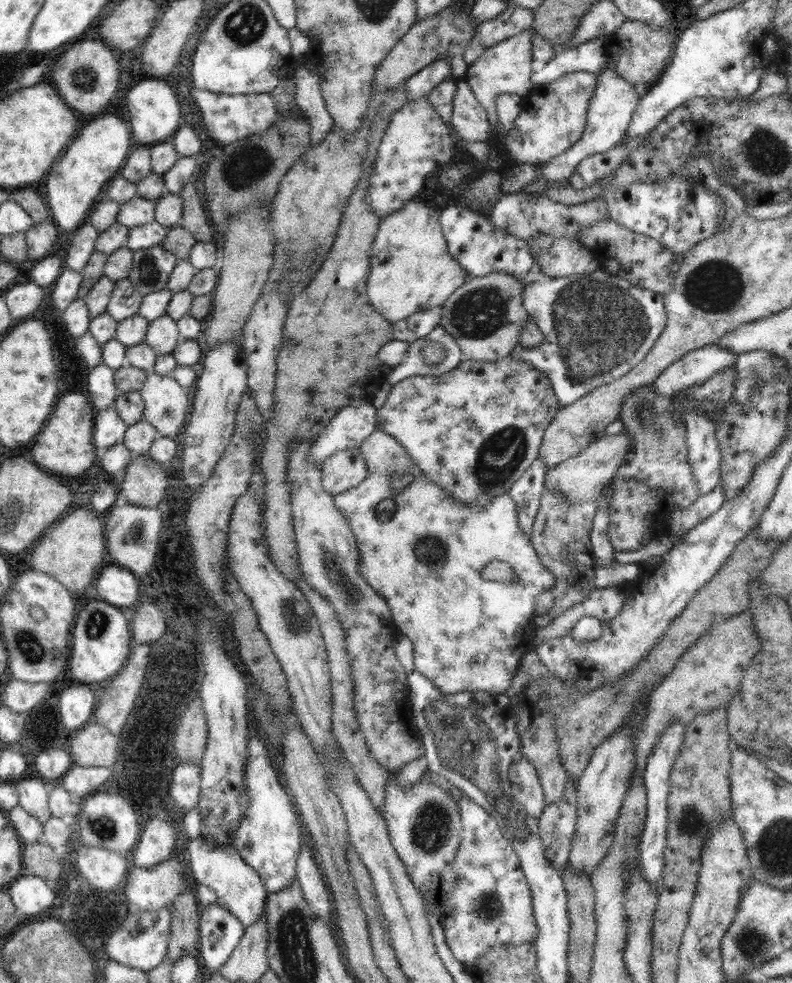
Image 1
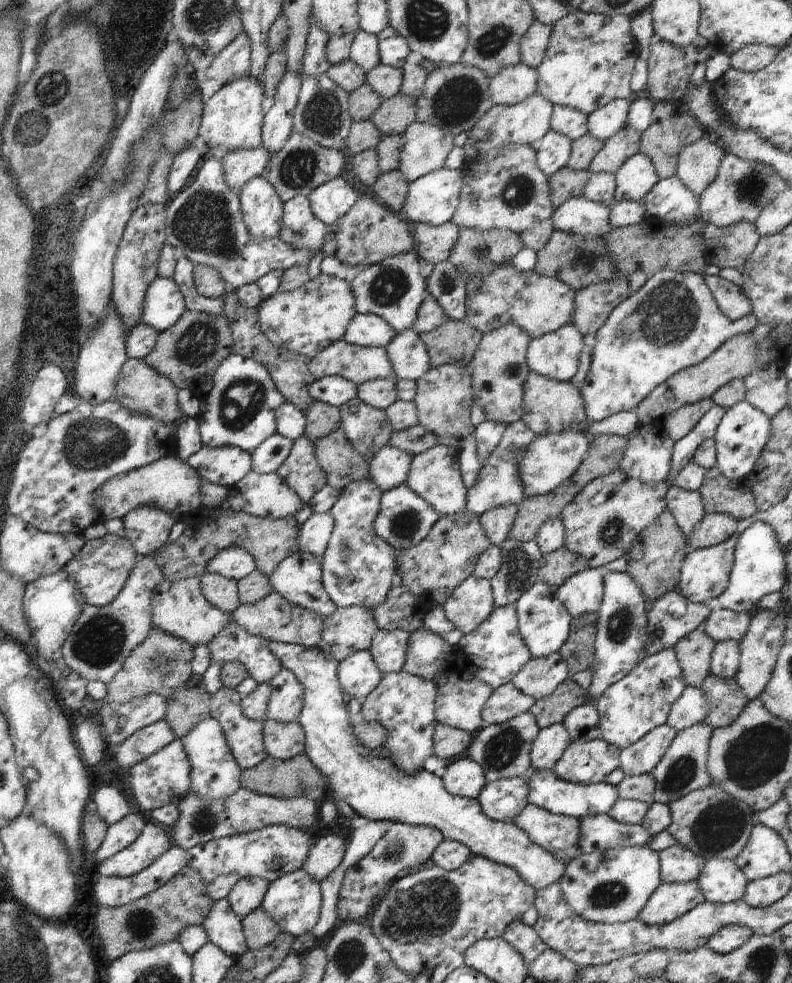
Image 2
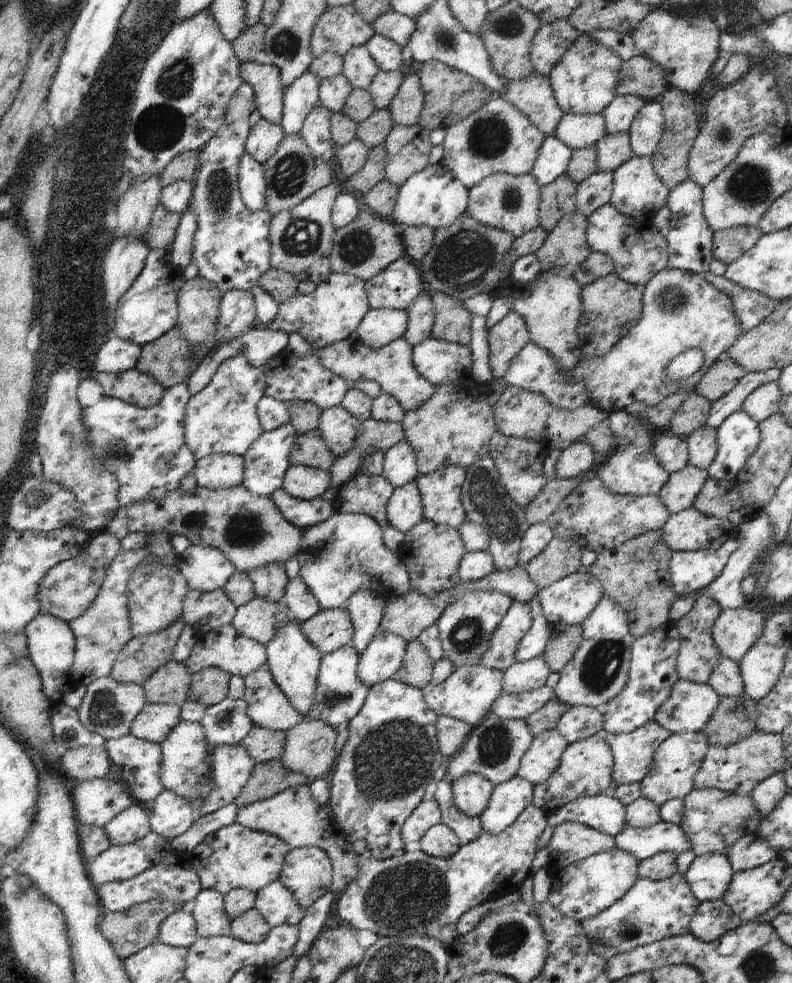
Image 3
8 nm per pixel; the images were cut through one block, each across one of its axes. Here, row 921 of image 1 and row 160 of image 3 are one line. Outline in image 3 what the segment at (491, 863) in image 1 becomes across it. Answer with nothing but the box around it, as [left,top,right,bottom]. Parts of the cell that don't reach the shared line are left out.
[441,96,545,189]

